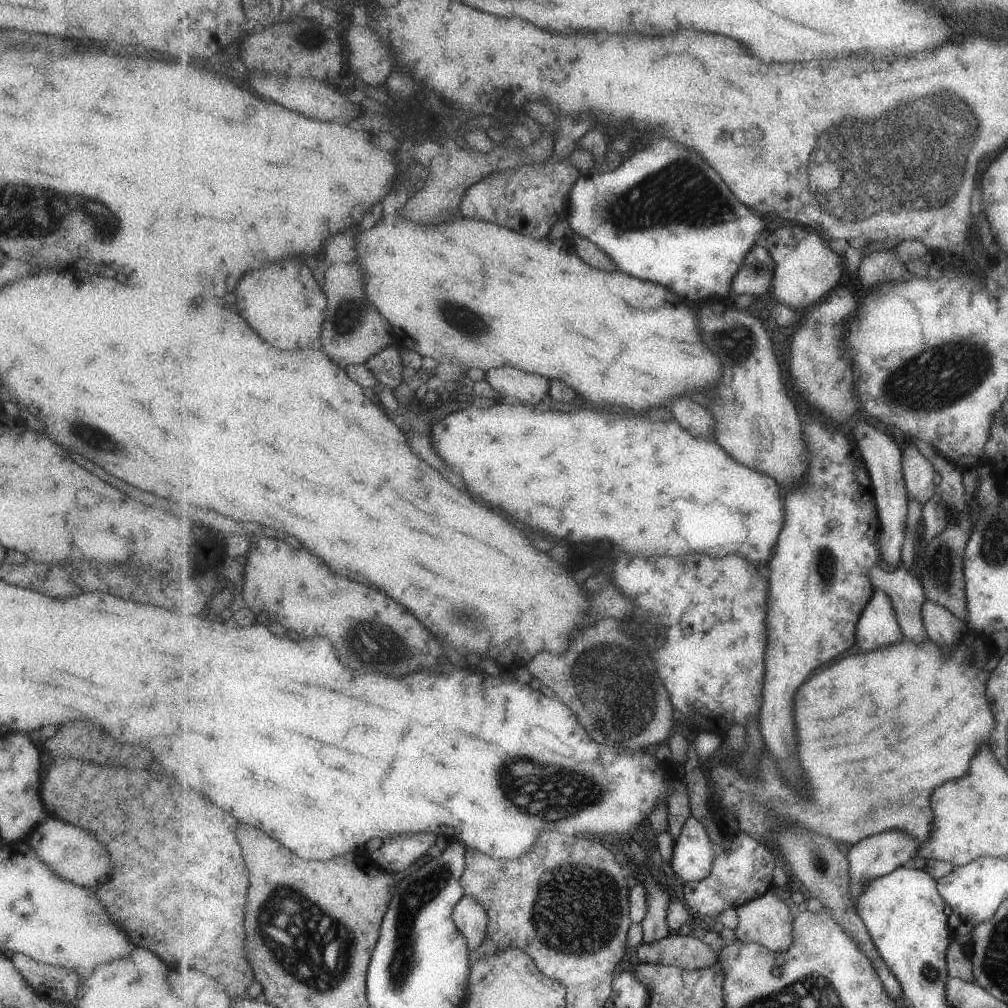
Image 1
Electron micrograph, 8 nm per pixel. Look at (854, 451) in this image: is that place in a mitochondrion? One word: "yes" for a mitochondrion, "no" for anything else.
no

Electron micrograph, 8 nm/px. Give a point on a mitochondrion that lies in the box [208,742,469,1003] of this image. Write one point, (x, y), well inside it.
(320, 951)

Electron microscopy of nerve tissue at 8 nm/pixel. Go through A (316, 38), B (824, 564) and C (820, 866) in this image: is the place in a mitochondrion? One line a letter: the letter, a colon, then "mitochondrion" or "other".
A: other
B: mitochondrion
C: mitochondrion

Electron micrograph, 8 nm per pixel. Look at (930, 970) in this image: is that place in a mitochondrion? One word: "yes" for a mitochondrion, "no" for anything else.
yes

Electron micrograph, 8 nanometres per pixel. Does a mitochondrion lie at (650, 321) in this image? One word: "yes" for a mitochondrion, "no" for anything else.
no

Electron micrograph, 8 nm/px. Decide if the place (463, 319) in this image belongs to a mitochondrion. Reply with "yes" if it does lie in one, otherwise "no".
yes

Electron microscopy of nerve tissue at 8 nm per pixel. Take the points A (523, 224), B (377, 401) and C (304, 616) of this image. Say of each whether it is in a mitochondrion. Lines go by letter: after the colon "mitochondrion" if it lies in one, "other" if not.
A: other
B: other
C: other

